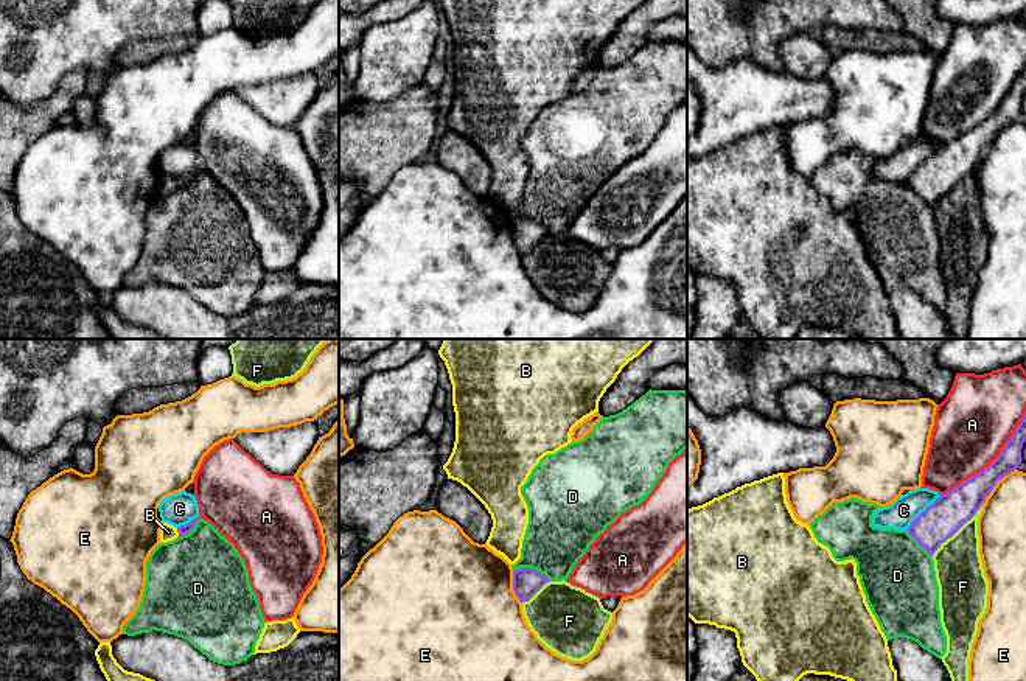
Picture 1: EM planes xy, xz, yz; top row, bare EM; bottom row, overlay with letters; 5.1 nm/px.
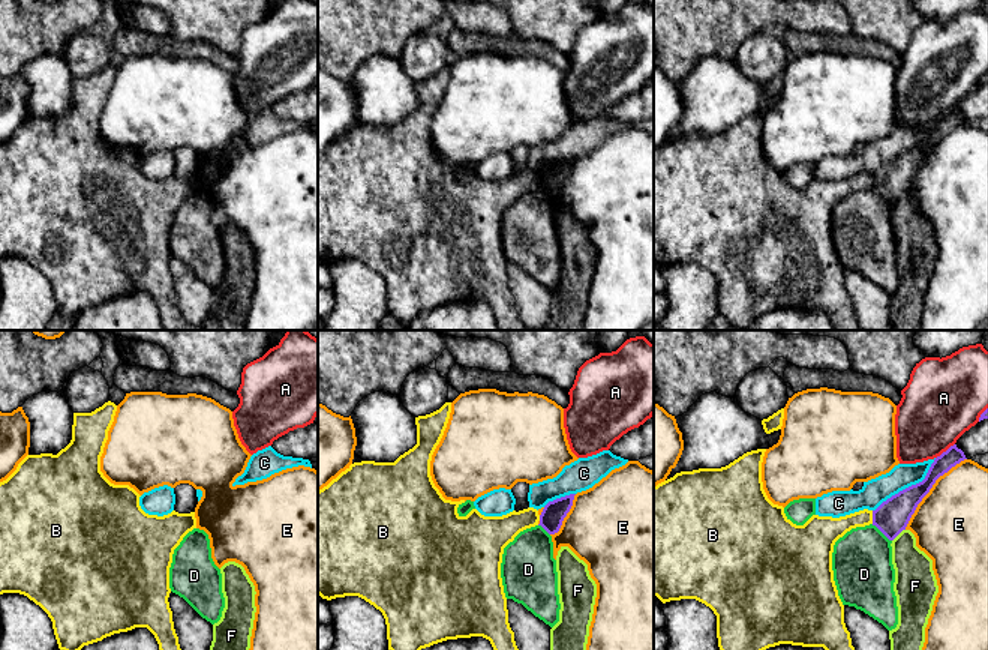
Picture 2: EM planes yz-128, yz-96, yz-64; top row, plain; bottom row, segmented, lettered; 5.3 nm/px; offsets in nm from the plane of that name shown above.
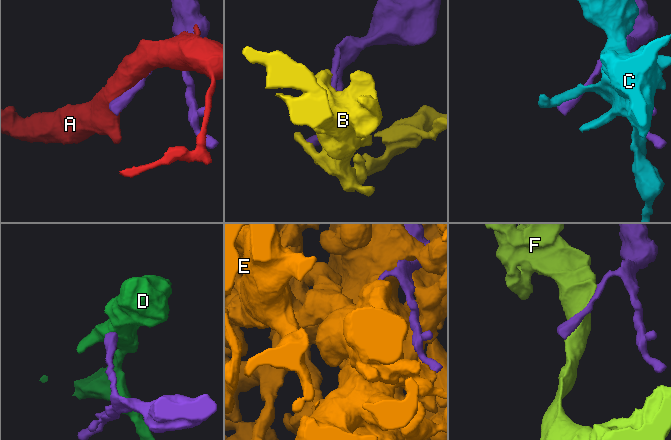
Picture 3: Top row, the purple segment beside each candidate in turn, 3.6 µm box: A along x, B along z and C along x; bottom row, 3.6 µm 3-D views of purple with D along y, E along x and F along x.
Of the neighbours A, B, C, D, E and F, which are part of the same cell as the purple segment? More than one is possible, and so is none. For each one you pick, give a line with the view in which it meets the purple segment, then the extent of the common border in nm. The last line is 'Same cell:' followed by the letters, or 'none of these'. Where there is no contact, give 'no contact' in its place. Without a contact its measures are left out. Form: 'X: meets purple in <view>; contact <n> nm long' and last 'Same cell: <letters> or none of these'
Same cell: none of these

